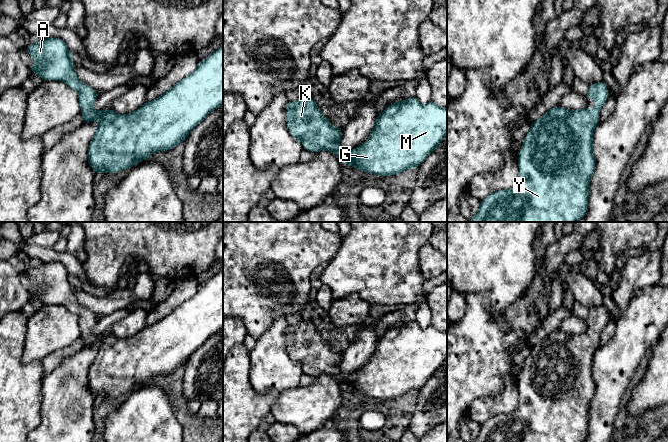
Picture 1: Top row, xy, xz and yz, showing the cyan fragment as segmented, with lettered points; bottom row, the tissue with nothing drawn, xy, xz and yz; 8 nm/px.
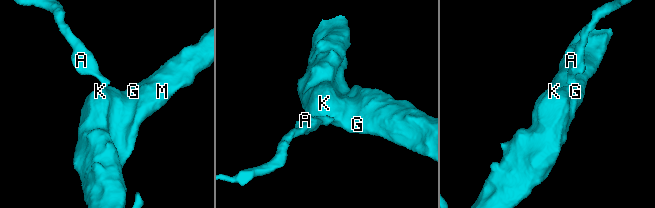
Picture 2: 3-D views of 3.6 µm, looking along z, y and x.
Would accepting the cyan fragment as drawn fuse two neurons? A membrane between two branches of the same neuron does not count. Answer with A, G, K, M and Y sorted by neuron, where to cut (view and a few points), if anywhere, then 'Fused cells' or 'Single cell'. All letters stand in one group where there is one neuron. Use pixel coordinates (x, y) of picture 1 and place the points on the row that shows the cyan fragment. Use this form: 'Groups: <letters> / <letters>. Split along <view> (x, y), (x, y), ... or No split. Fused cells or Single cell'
Groups: A G K M Y. No split. Single cell

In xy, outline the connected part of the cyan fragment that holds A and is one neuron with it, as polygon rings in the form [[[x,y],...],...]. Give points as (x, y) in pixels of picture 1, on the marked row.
[[[48,38],[30,46],[25,46],[28,54],[36,62],[30,67],[44,81],[61,80],[80,96],[83,123],[99,119],[96,133],[89,144],[88,163],[95,174],[117,173],[150,158],[153,152],[168,151],[178,143],[185,142],[190,132],[212,111],[223,104],[223,46],[209,55],[188,76],[176,83],[170,90],[153,101],[146,101],[136,111],[121,115],[109,110],[92,109],[98,93],[83,83],[77,76],[73,56],[60,38]]]

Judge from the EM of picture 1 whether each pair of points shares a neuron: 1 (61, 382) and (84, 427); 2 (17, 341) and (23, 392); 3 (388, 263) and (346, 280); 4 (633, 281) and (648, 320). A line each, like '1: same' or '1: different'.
1: same
2: same
3: same
4: different

